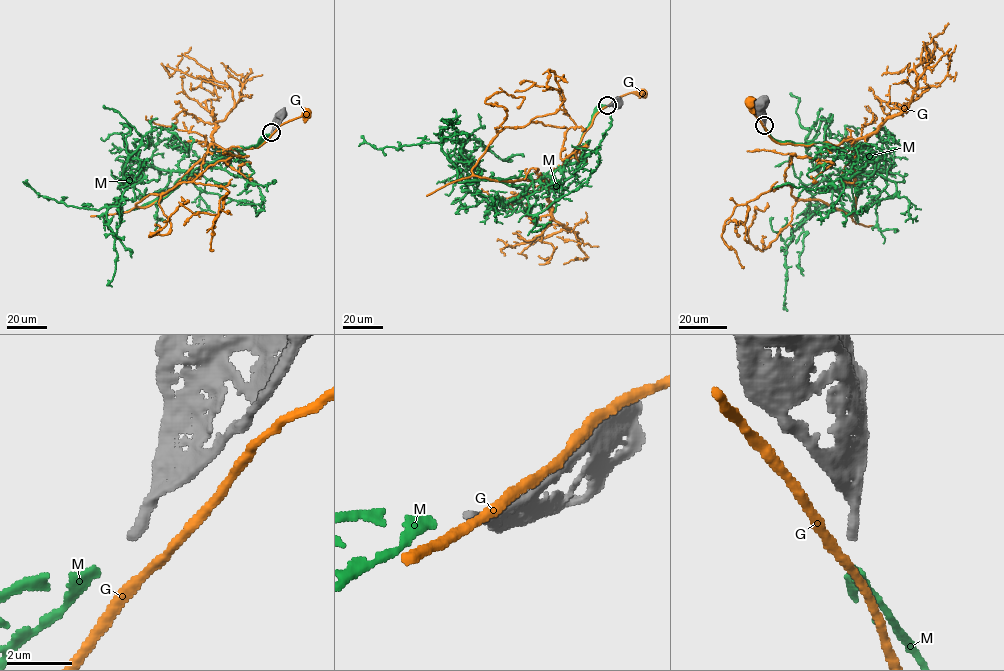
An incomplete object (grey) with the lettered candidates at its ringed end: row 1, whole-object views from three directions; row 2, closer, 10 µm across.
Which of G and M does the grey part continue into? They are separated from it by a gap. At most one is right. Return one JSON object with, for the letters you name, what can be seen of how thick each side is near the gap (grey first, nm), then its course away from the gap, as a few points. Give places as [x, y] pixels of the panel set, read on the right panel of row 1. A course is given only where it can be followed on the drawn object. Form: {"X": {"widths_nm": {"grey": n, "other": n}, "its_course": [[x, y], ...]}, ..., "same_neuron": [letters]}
{"M": {"widths_nm": {"grey": 300, "other": 320}, "its_course": [[765, 127], [776, 141], [824, 143], [861, 172], [857, 221], [806, 152], [818, 119], [829, 121], [826, 150]]}, "same_neuron": ["M"]}

